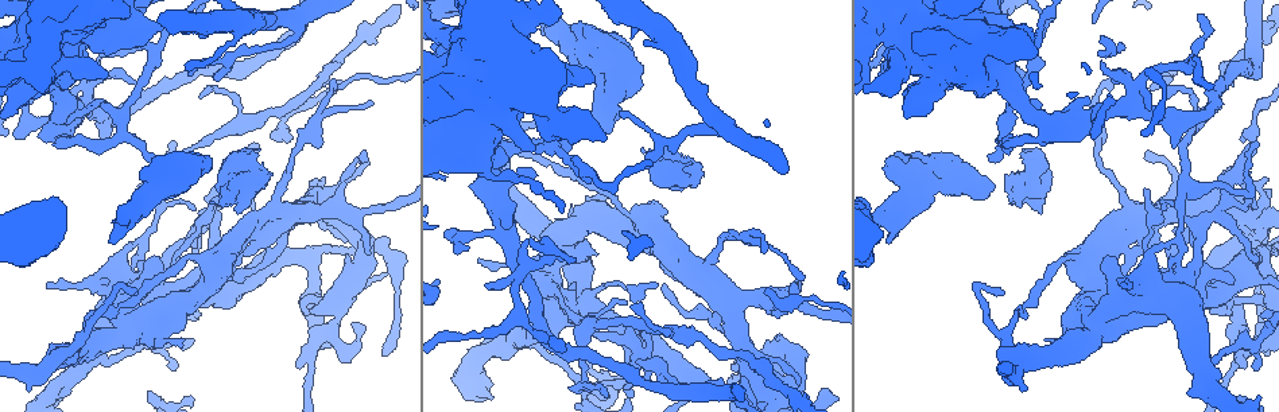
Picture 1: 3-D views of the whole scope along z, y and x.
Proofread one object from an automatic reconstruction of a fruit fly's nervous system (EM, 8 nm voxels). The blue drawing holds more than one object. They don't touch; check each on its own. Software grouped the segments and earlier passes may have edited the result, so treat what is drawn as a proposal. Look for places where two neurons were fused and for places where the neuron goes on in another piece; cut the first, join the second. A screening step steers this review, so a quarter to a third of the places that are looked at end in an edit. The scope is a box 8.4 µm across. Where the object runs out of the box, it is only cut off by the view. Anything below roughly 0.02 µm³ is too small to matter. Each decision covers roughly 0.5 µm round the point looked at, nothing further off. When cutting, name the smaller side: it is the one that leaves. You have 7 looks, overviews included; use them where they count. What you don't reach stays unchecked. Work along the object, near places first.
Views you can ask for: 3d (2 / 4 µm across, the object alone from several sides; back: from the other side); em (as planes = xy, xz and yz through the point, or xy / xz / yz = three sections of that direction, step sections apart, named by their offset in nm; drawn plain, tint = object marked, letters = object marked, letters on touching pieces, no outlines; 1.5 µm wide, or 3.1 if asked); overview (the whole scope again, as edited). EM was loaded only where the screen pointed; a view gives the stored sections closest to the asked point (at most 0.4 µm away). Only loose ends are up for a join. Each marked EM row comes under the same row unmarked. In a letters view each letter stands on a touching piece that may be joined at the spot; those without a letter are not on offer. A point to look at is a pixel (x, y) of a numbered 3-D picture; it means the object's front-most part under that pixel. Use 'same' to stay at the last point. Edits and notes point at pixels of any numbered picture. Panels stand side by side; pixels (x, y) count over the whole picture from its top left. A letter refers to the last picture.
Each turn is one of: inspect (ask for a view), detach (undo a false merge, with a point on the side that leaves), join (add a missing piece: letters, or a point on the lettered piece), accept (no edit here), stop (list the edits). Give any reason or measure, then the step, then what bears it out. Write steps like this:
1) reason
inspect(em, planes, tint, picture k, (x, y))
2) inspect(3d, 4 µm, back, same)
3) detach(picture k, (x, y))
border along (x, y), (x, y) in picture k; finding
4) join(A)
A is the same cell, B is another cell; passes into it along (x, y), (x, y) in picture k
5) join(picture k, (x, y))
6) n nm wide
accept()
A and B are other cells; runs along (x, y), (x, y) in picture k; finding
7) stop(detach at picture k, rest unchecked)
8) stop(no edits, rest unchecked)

thick end
inspect(em, planes, letters, picture 1, (1034, 35))

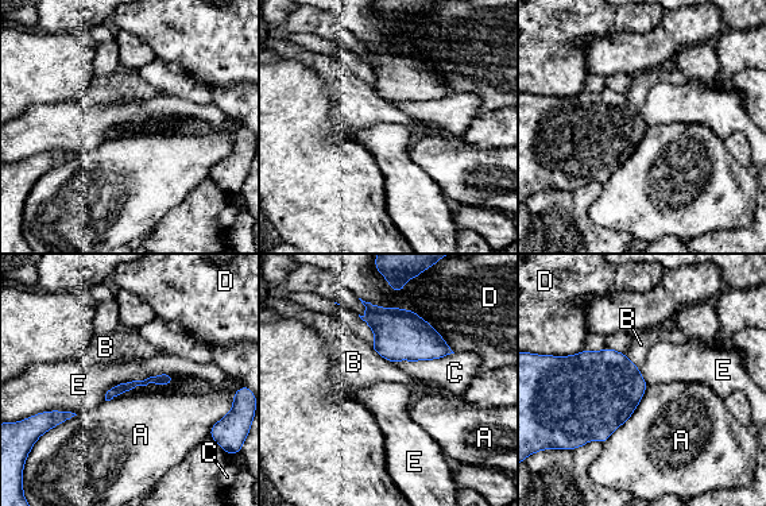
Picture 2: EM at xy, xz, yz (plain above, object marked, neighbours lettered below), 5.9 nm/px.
accept()
A, B, C, D and E are other cells; runs along (169, 377), (124, 386), (109, 396) in picture 2; no lettered piece goes on from it

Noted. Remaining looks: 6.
a narrow waist
inspect(em, xz, step 4, tint, picture 1, (195, 148))

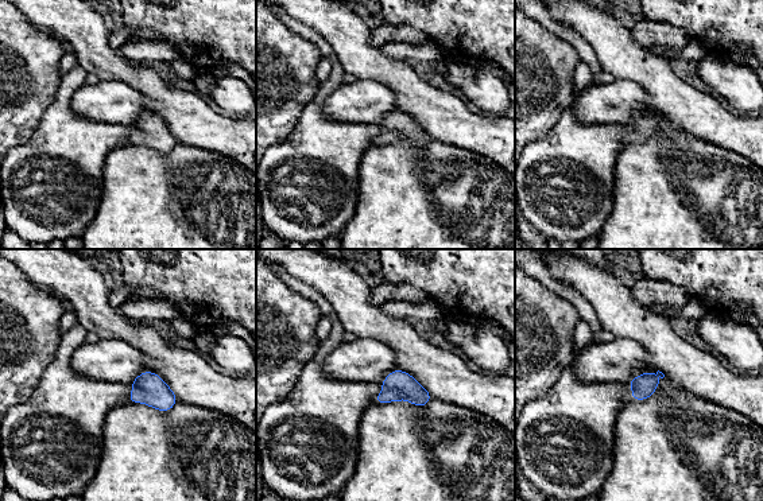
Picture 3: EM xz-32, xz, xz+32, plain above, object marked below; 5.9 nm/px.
inspect(em, planes, letters, same)

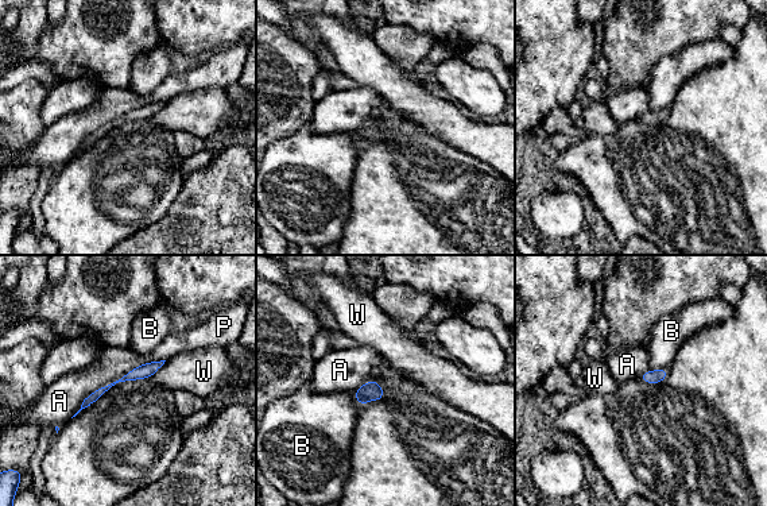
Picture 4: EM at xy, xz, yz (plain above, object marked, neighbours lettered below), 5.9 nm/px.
80 nm wide
accept()
A, B, P and W are other cells; runs along (157, 364), (116, 381), (86, 402) in picture 4; continuous, no second neuron

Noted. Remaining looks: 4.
two arms in line, one across
inspect(3d, 2 µm, picture 1, (297, 20))

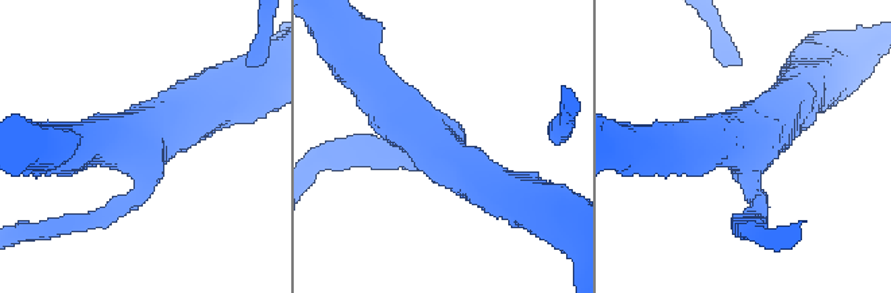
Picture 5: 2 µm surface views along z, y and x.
3 arms; need the tissue
inspect(em, planes, tint, picture 5, (140, 152))

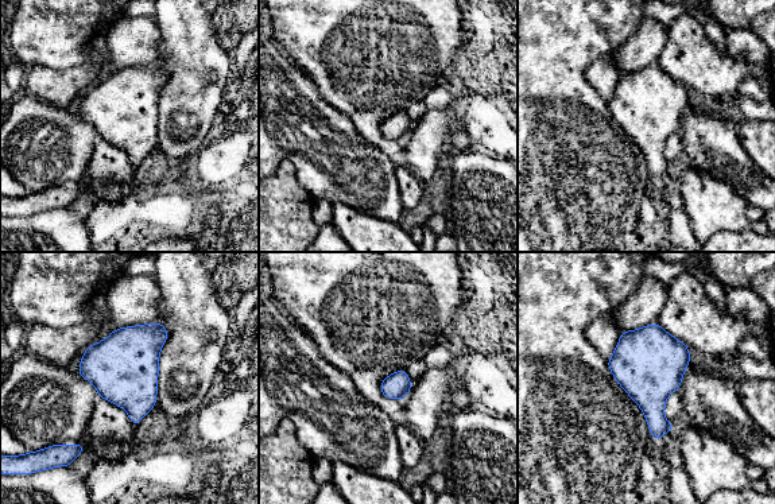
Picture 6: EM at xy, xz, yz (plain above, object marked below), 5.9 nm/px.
see the neighbours
inspect(em, planes, letters, same)

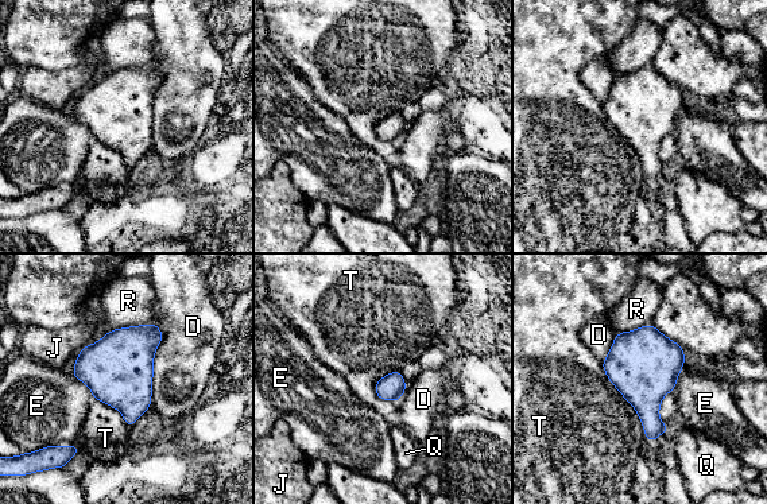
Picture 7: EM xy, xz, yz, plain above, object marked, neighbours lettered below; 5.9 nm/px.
400 nm wide
accept()
D, E, J, Q, R and T are other cells; border along (72, 373), (89, 388), (93, 398) in picture 7; one neuron here

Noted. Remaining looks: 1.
stop(no edits, rest unchecked)

